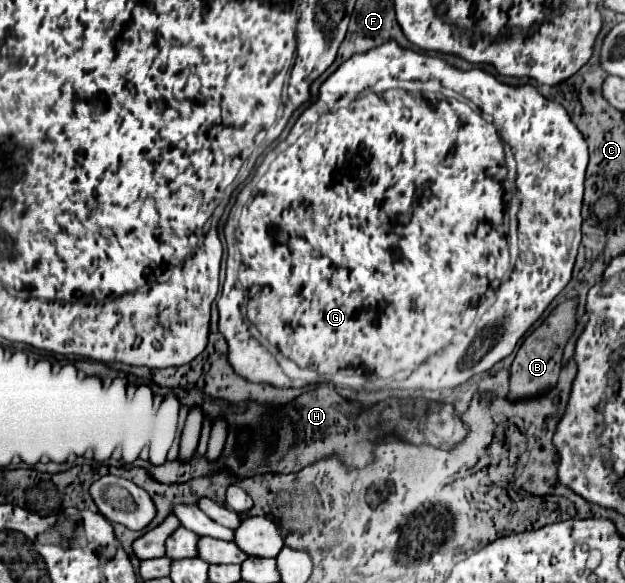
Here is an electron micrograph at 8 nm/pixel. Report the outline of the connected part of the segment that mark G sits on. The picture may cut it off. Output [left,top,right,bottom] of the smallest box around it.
[216,41,588,391]

